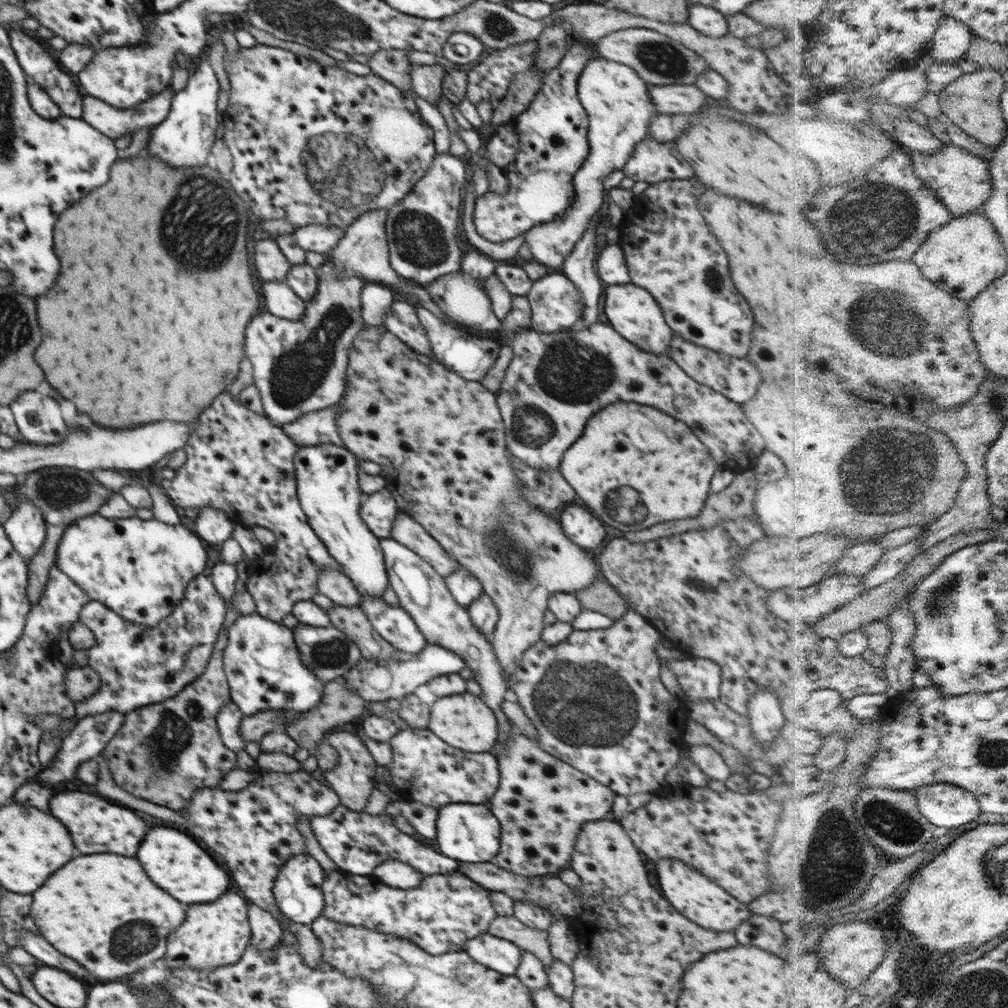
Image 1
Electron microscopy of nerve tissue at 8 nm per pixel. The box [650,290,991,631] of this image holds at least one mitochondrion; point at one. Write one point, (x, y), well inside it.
(873, 487)

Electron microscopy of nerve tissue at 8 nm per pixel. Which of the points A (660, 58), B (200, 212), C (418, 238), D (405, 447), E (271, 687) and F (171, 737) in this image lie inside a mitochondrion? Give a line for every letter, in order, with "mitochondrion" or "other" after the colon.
A: mitochondrion
B: mitochondrion
C: mitochondrion
D: other
E: other
F: mitochondrion

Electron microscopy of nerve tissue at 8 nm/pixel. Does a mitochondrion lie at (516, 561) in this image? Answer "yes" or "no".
yes

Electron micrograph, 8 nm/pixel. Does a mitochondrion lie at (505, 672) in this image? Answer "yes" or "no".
no

